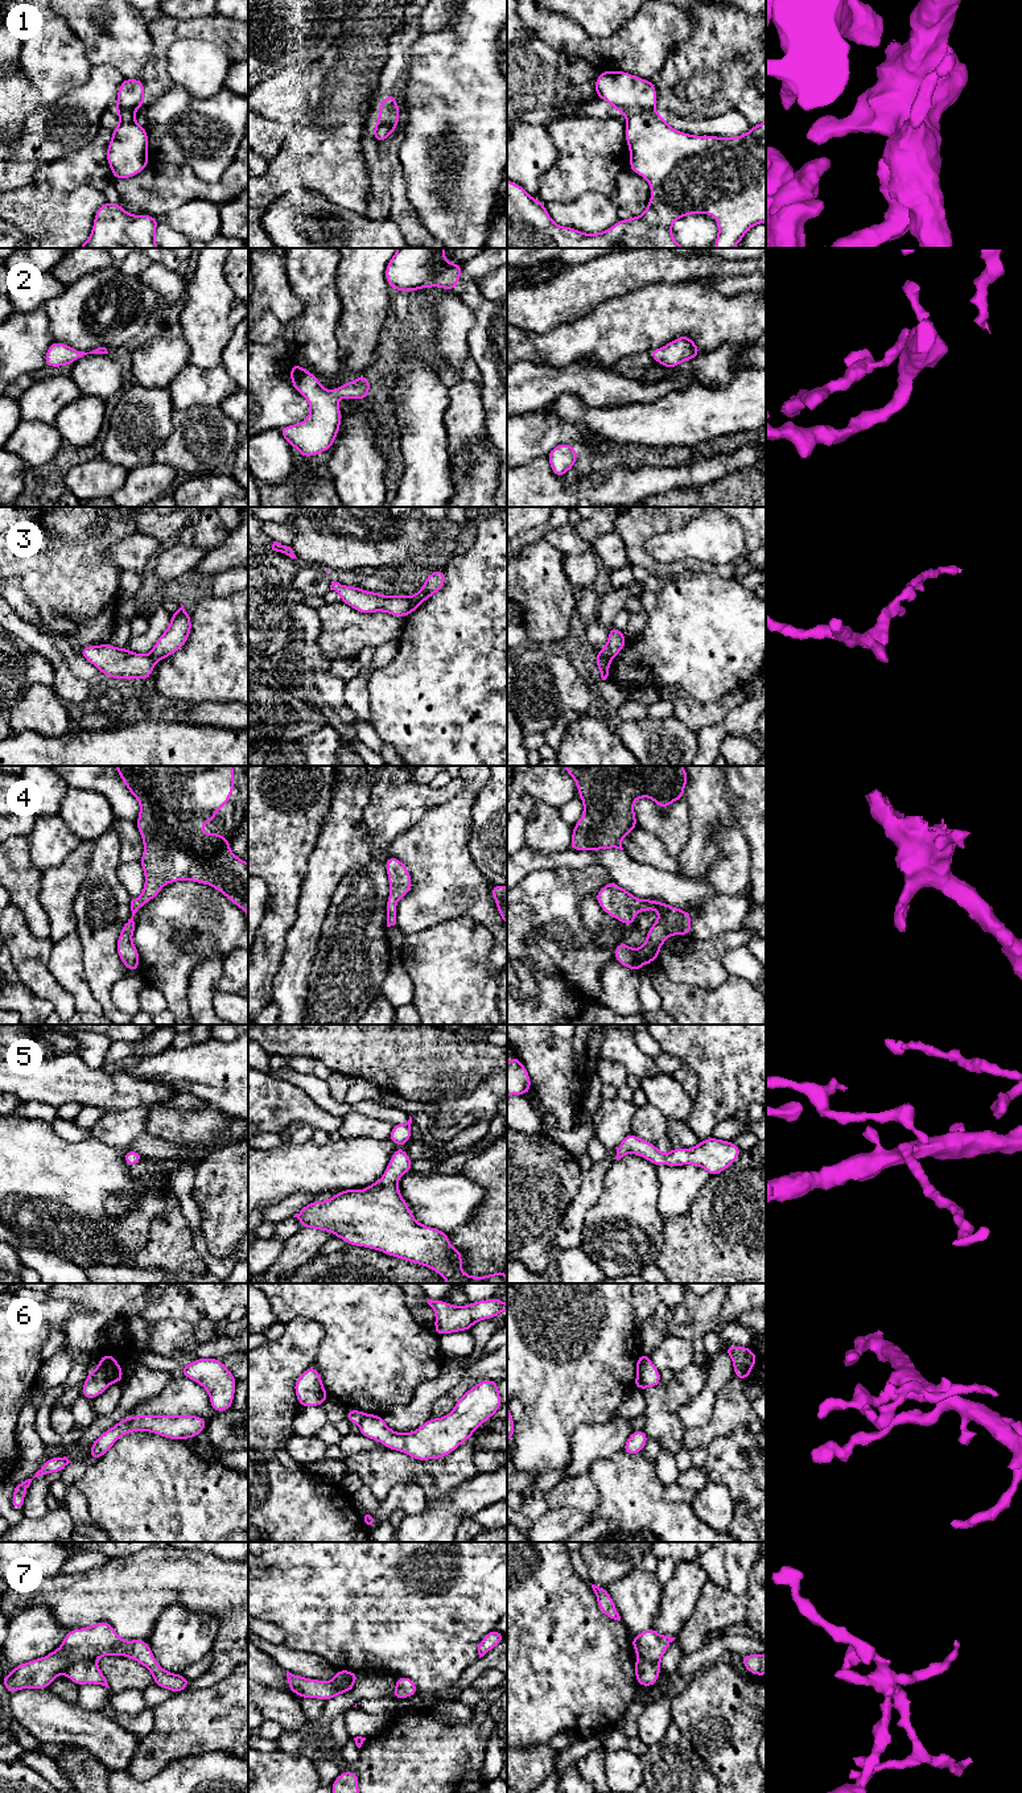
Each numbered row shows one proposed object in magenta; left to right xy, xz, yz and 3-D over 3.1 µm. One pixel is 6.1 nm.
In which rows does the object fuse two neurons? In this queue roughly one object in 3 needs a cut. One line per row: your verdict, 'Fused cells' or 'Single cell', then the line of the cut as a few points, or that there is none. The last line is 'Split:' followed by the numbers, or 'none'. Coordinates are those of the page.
1: Single cell. No split
2: Single cell. No split
3: Fused cells. Split along xz (409, 597), (409, 610), (407, 613)
4: Single cell. No split
5: Single cell. No split
6: Fused cells. Split along xy (95, 1369), (110, 1383)
7: Fused cells. Split along xy (94, 1660), (78, 1660), (64, 1673)
Split: 3, 6, 7

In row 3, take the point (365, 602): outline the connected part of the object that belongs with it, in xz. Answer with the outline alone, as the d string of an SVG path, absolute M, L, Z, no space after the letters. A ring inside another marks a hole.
M331 581L330 590L337 592L343 603L362 614L383 611L405 618L409 613L409 597L404 594L388 597L382 593L366 592L358 586L350 588L334 581Z

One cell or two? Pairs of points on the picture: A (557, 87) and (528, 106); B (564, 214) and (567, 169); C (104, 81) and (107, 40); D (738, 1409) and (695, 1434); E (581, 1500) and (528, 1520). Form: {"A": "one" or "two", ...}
{"A": "one", "B": "two", "C": "two", "D": "one", "E": "one"}

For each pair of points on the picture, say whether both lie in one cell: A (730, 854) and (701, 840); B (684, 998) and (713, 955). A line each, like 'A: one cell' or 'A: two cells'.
A: two cells
B: two cells

